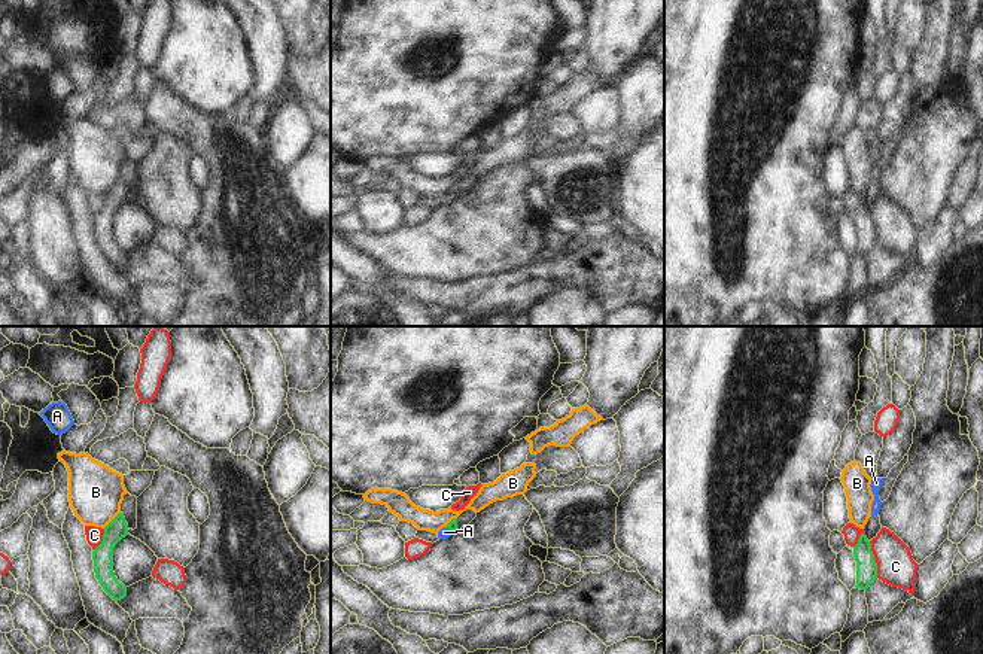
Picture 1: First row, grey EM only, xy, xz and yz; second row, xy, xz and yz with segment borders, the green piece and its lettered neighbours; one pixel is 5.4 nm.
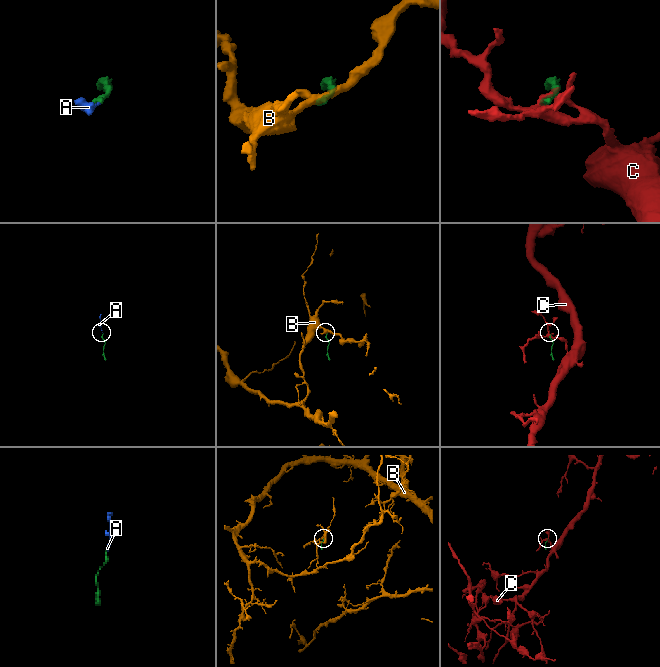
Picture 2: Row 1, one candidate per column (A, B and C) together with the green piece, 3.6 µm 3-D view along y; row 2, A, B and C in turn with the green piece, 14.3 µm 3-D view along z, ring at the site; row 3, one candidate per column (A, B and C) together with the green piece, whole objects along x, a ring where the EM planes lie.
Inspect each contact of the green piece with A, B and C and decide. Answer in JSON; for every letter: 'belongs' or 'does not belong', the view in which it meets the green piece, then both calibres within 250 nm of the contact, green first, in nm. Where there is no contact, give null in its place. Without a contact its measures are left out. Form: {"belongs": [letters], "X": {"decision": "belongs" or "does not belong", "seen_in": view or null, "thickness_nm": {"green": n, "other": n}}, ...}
{"belongs": ["A"], "A": {"decision": "belongs", "seen_in": "xz", "thickness_nm": {"green": 50, "other": 60}}, "B": {"decision": "does not belong", "seen_in": "xy", "thickness_nm": {"green": 110, "other": 300}}, "C": {"decision": "does not belong", "seen_in": "yz", "thickness_nm": {"green": 110, "other": 200}}}

